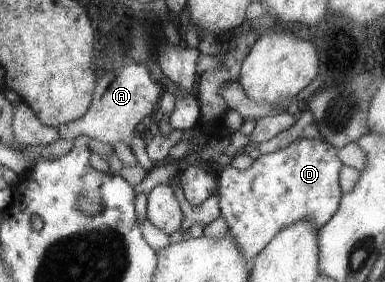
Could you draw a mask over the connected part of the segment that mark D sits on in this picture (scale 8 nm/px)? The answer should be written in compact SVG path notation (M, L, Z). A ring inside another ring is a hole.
M301 138L282 150L260 156L247 170L224 167L219 177L222 215L228 219L231 233L243 245L247 257L254 262L259 253L286 227L300 220L312 220L320 227L326 226L341 209L345 192L341 180L342 169L346 164L339 157L339 149L332 143L319 138Z

